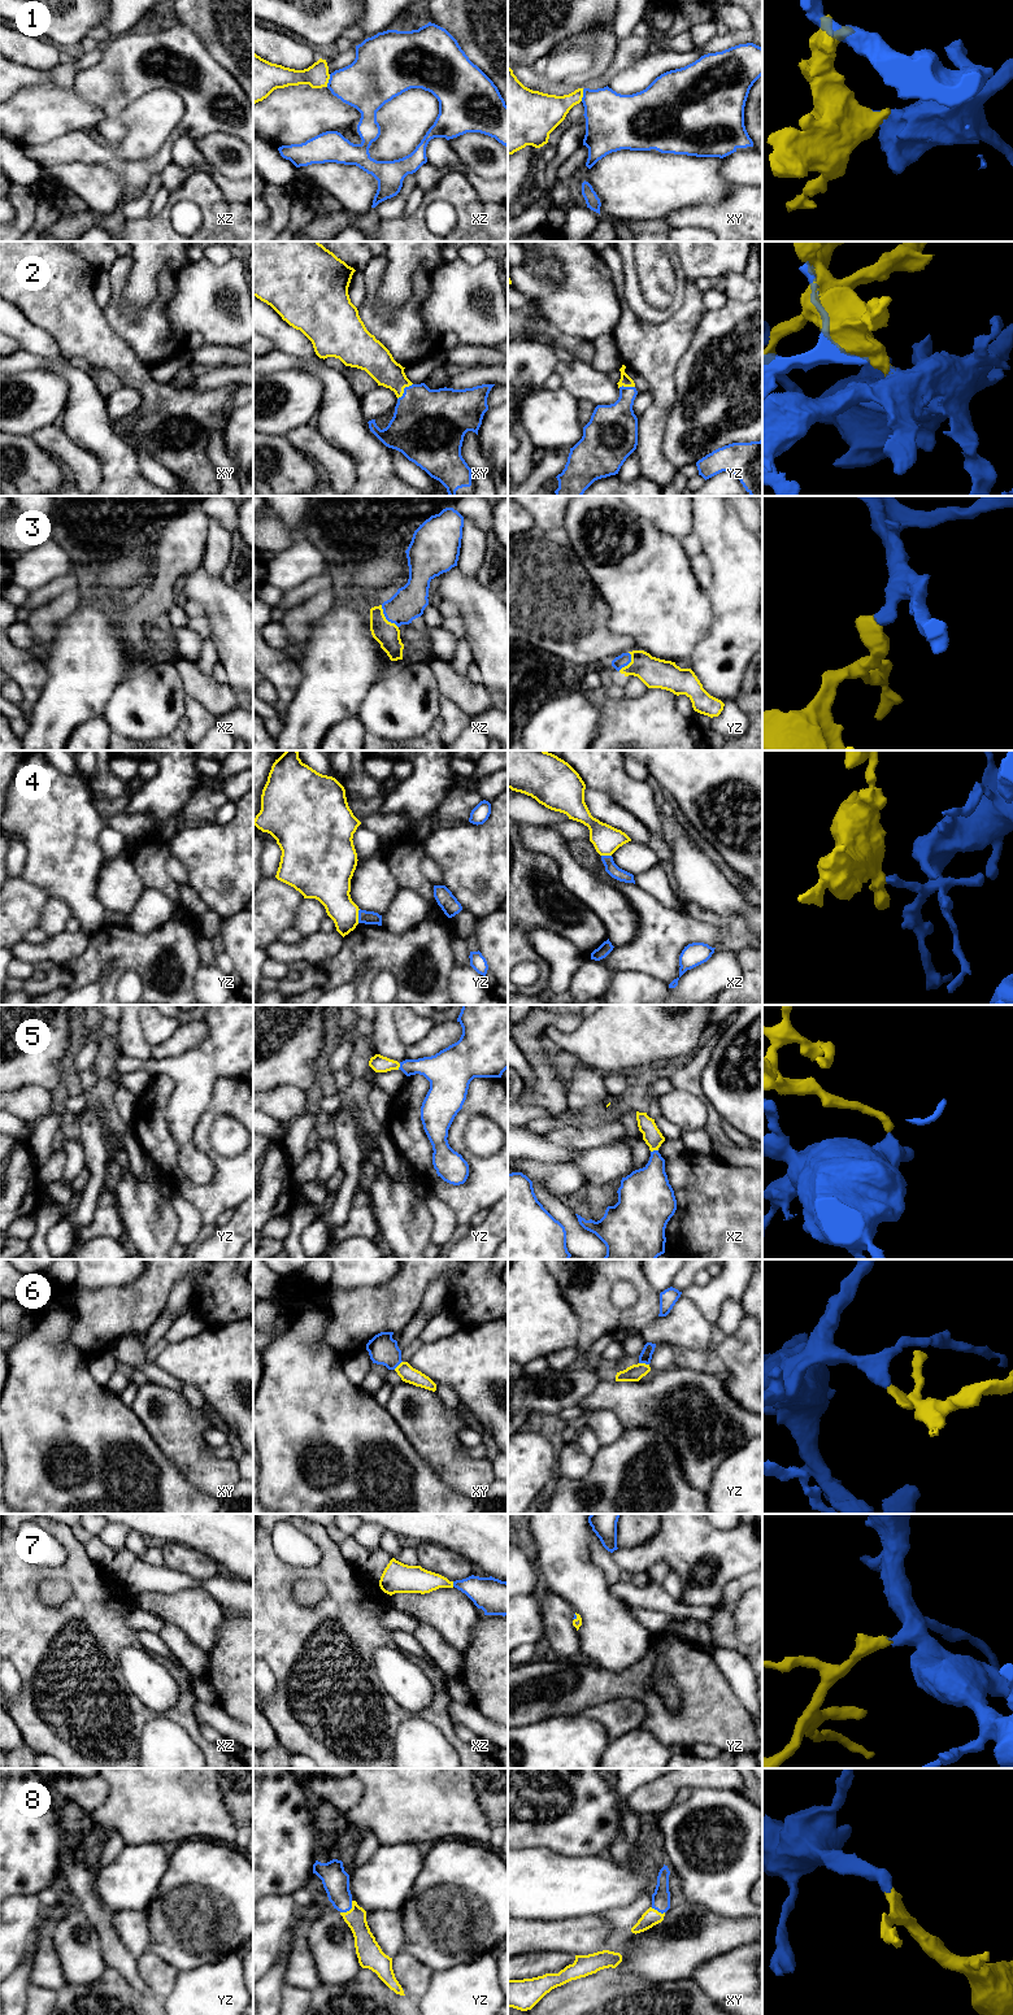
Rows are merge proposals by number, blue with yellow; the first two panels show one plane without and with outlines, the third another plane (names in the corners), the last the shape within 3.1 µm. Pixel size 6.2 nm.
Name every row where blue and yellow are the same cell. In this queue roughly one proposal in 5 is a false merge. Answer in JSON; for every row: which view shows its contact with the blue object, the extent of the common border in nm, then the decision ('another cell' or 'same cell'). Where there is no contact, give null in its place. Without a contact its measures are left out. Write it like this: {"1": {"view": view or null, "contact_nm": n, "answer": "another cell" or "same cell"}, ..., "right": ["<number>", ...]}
{"1": {"view": "xz", "contact_nm": 80, "answer": "another cell"}, "2": {"view": "xy", "contact_nm": 140, "answer": "same cell"}, "3": {"view": "xz", "contact_nm": 180, "answer": "same cell"}, "4": {"view": "yz", "contact_nm": 90, "answer": "another cell"}, "5": {"view": "xz", "contact_nm": 50, "answer": "same cell"}, "6": {"view": "yz", "contact_nm": 70, "answer": "same cell"}, "7": {"view": "xz", "contact_nm": 30, "answer": "same cell"}, "8": {"view": "yz", "contact_nm": 110, "answer": "same cell"}, "right": ["2", "3", "5", "6", "7", "8"]}

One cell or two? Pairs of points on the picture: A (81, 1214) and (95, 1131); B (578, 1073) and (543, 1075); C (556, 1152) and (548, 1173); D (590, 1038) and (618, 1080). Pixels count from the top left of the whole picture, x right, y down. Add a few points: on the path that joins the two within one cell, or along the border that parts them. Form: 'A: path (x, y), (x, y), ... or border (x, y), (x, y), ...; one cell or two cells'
A: path (90, 1193), (95, 1186), (95, 1152); one cell
B: border (562, 1071), (566, 1079), (566, 1101), (569, 1104); two cells
C: border (522, 1158), (565, 1163); two cells
D: border (614, 1073), (621, 1074); two cells

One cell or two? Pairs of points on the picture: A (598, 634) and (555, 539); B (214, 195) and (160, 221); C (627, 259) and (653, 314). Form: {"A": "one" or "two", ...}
{"A": "one", "B": "one", "C": "one"}

